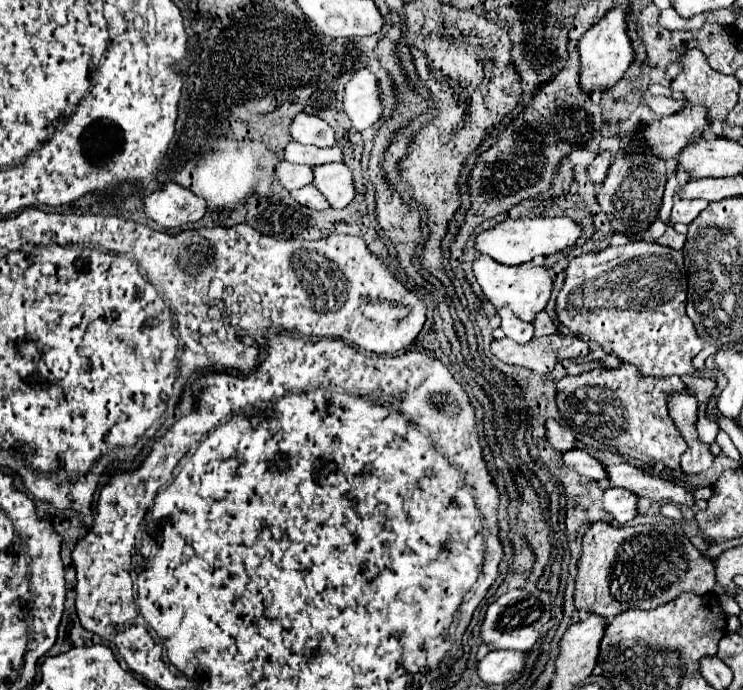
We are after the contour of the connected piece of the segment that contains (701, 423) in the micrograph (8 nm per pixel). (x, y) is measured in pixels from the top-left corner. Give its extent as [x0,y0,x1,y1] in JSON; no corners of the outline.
[697,400,719,444]

